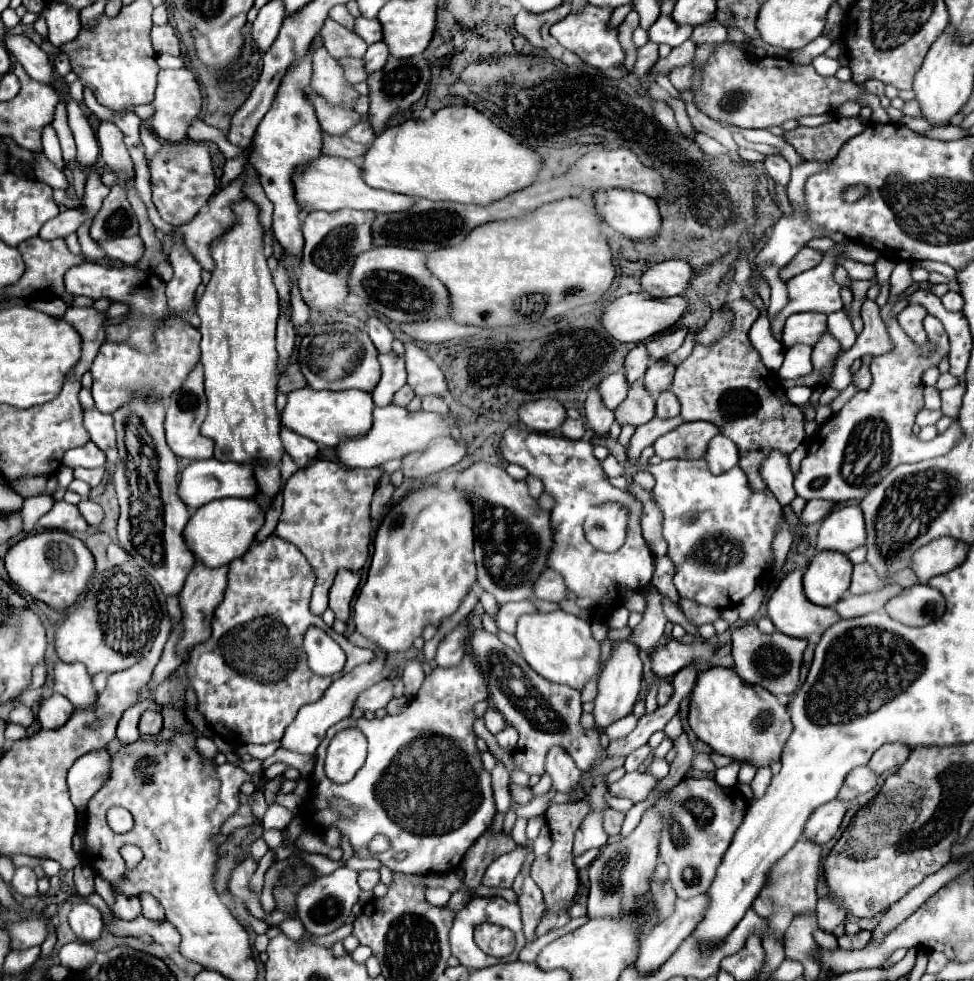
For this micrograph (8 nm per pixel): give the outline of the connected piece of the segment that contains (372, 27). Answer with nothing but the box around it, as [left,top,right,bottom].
[355,16,383,44]

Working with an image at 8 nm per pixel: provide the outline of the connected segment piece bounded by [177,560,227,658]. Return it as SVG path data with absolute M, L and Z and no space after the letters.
M199 560L195 562L193 570L189 572L185 586L179 594L179 604L181 604L181 624L183 624L183 636L177 644L177 654L183 658L187 652L193 650L193 646L205 642L211 636L211 618L215 606L223 600L223 592L227 586L227 566L221 568L205 568Z

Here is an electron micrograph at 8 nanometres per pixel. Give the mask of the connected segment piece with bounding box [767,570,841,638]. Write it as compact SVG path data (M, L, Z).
M793 570L789 572L777 586L777 590L773 592L773 596L767 602L767 612L769 618L773 620L777 632L783 632L787 636L795 636L795 638L811 638L811 636L821 636L821 632L825 632L825 628L837 624L837 620L841 620L841 616L833 610L833 608L823 608L813 604L805 594L803 594L803 582L801 582L803 572L801 570Z

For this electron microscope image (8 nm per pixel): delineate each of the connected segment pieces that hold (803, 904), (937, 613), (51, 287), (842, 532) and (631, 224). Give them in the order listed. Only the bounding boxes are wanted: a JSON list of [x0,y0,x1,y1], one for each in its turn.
[[753,838,821,918],[885,584,945,626],[3,236,85,300],[817,506,865,552],[593,188,659,240]]

